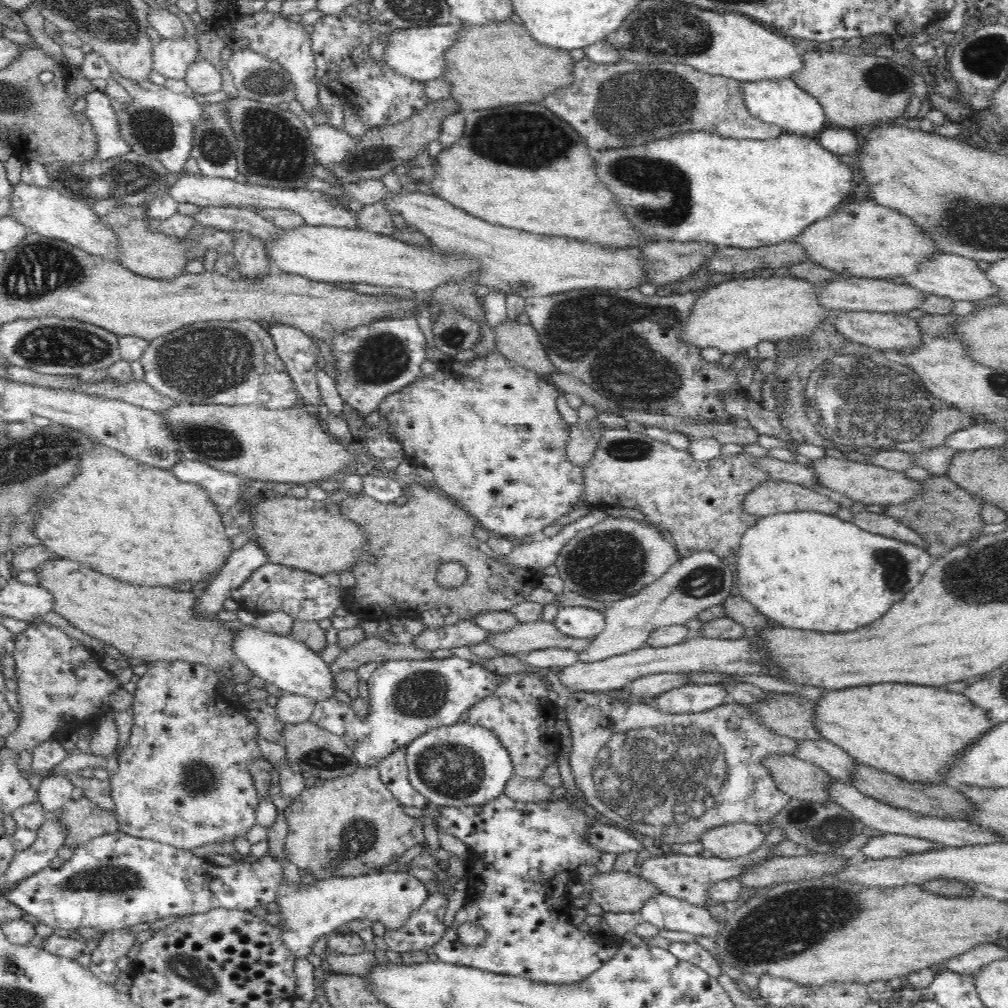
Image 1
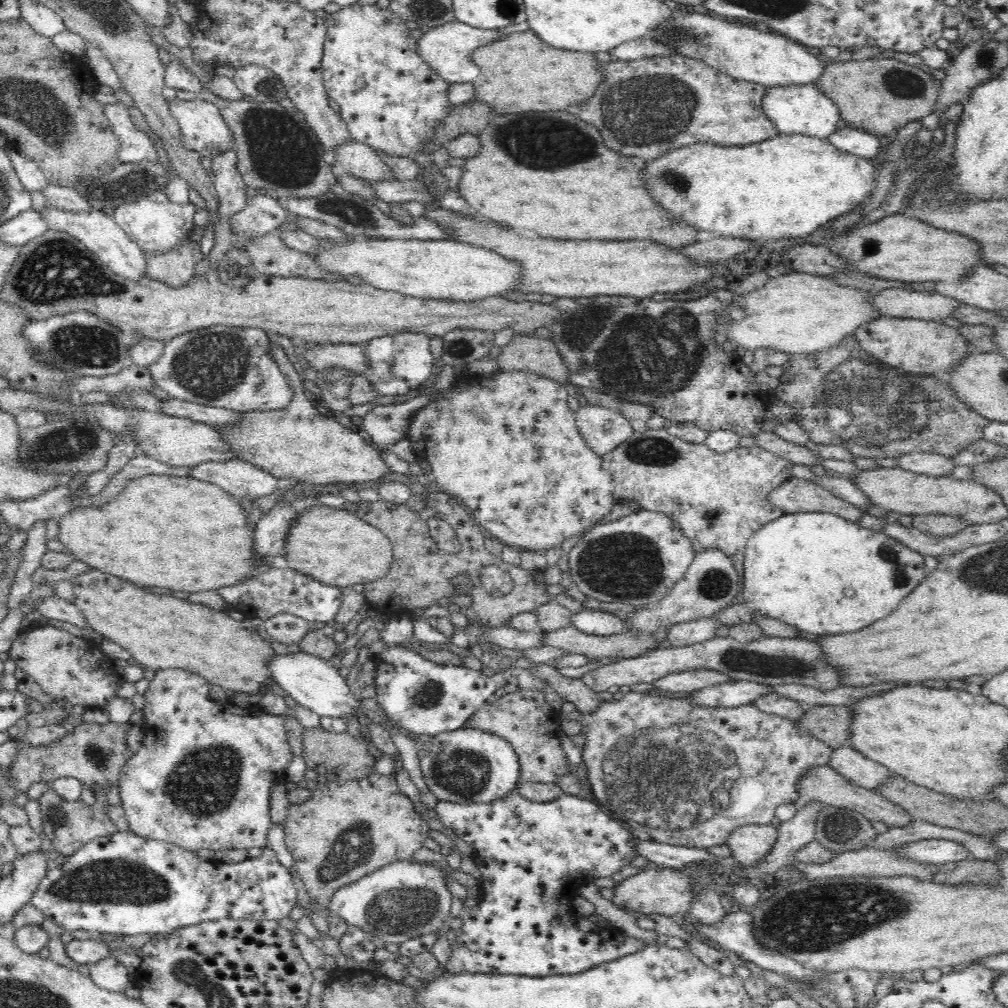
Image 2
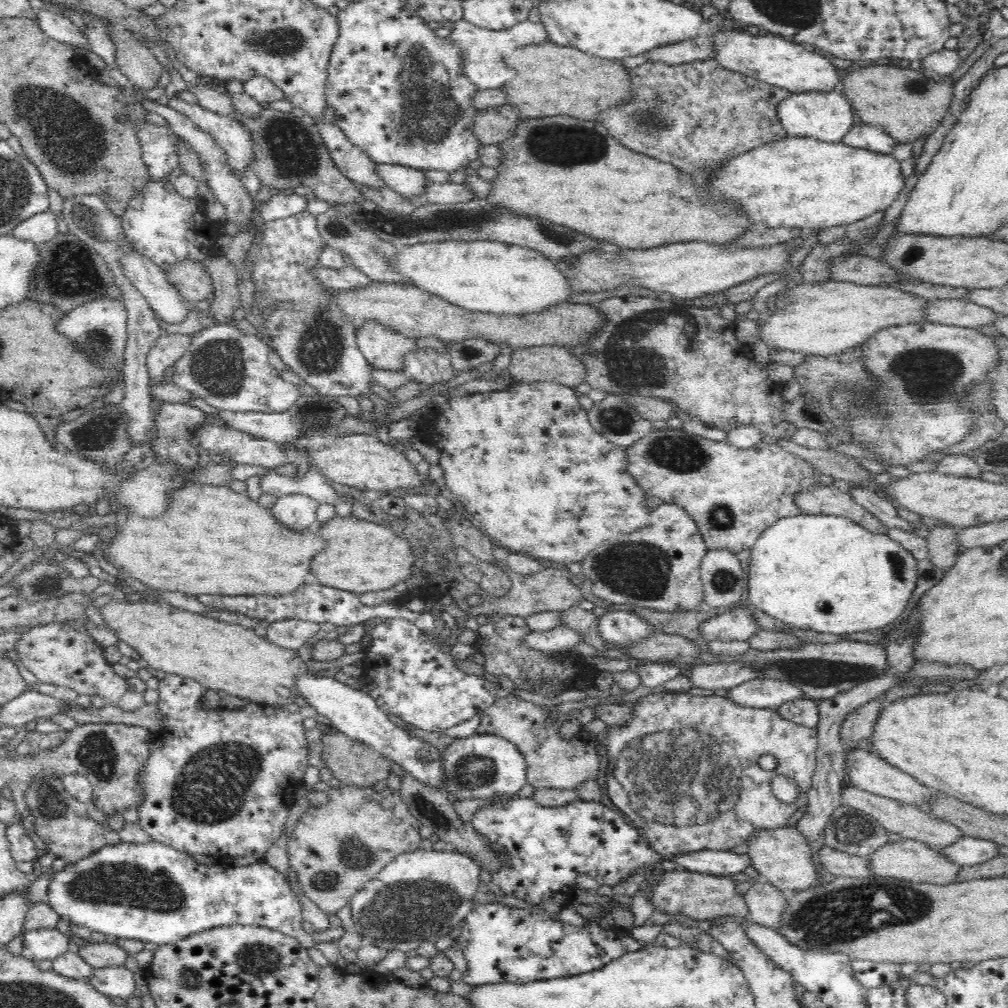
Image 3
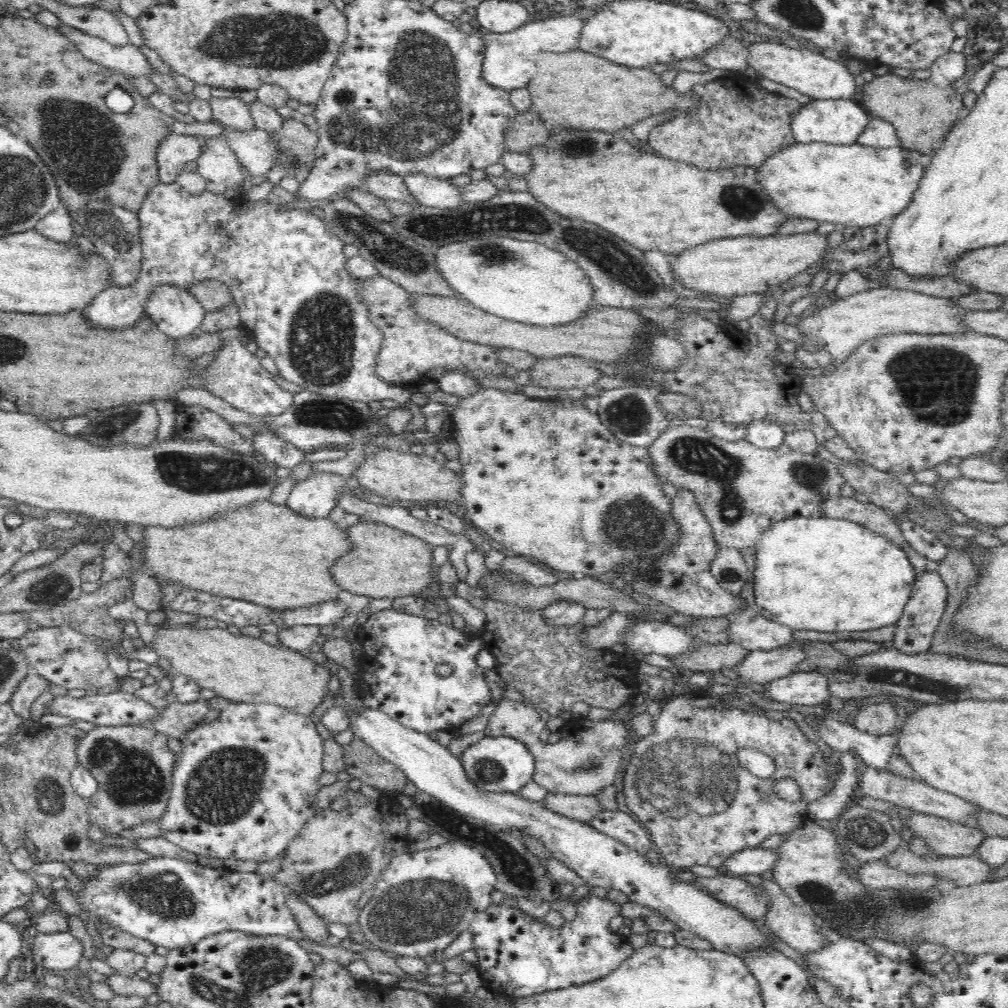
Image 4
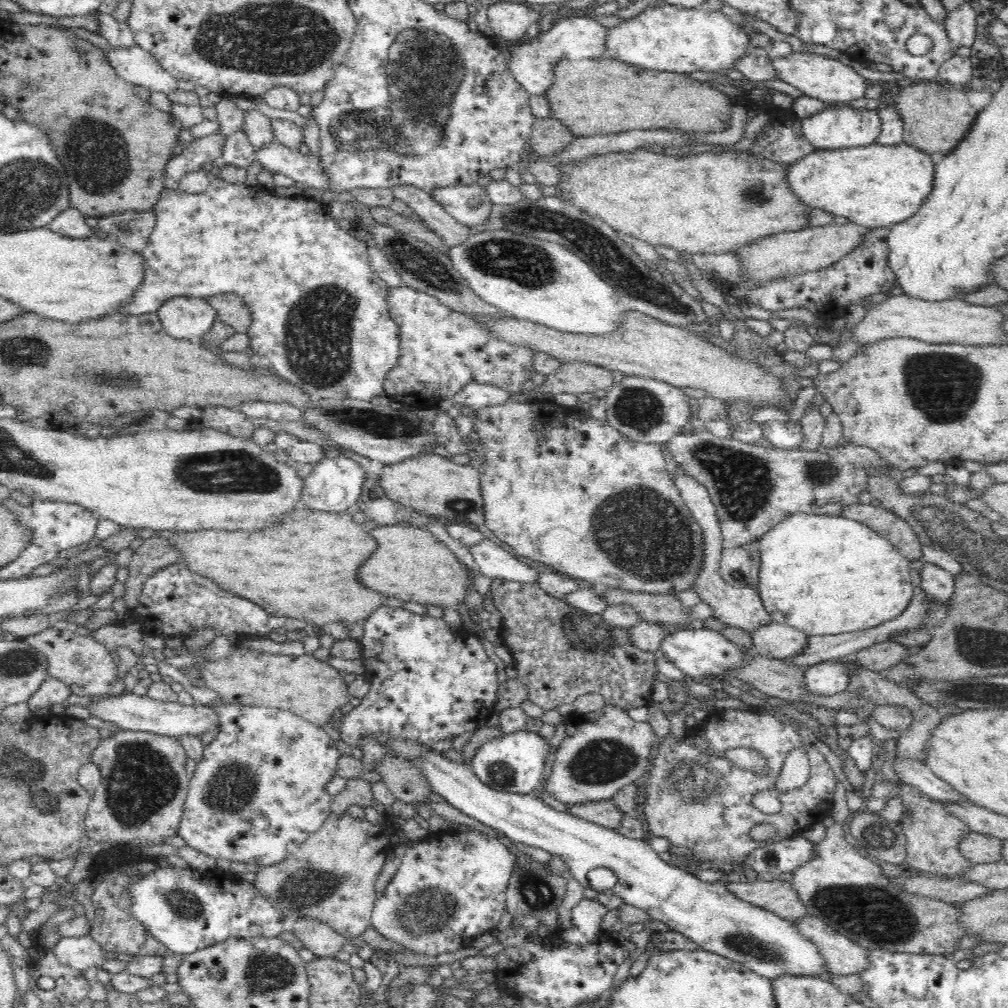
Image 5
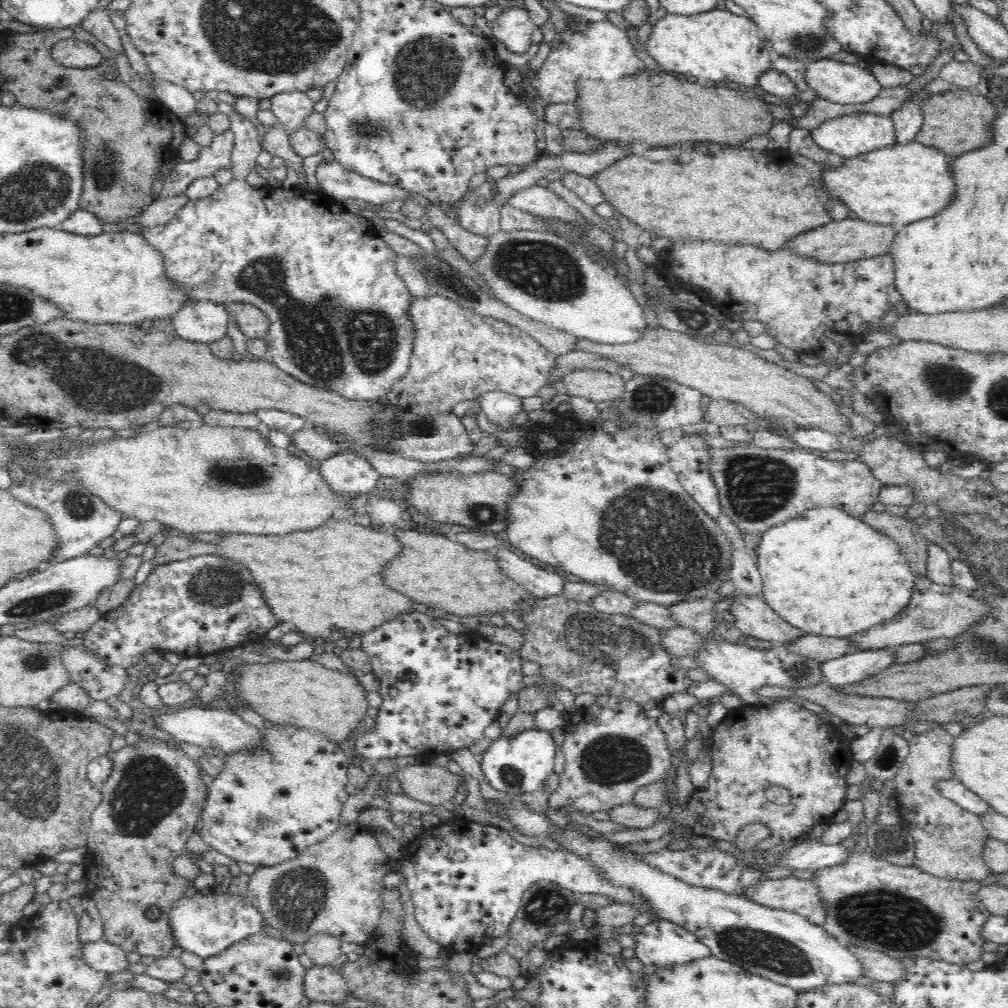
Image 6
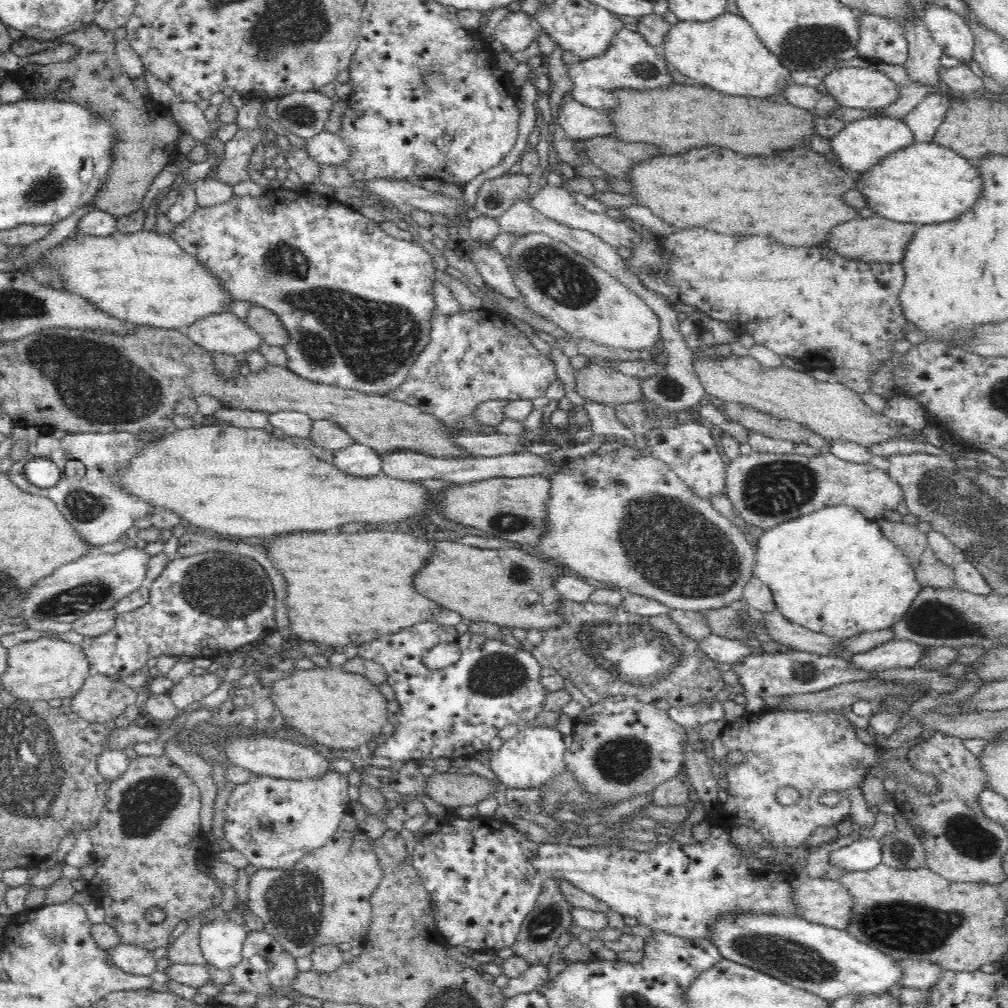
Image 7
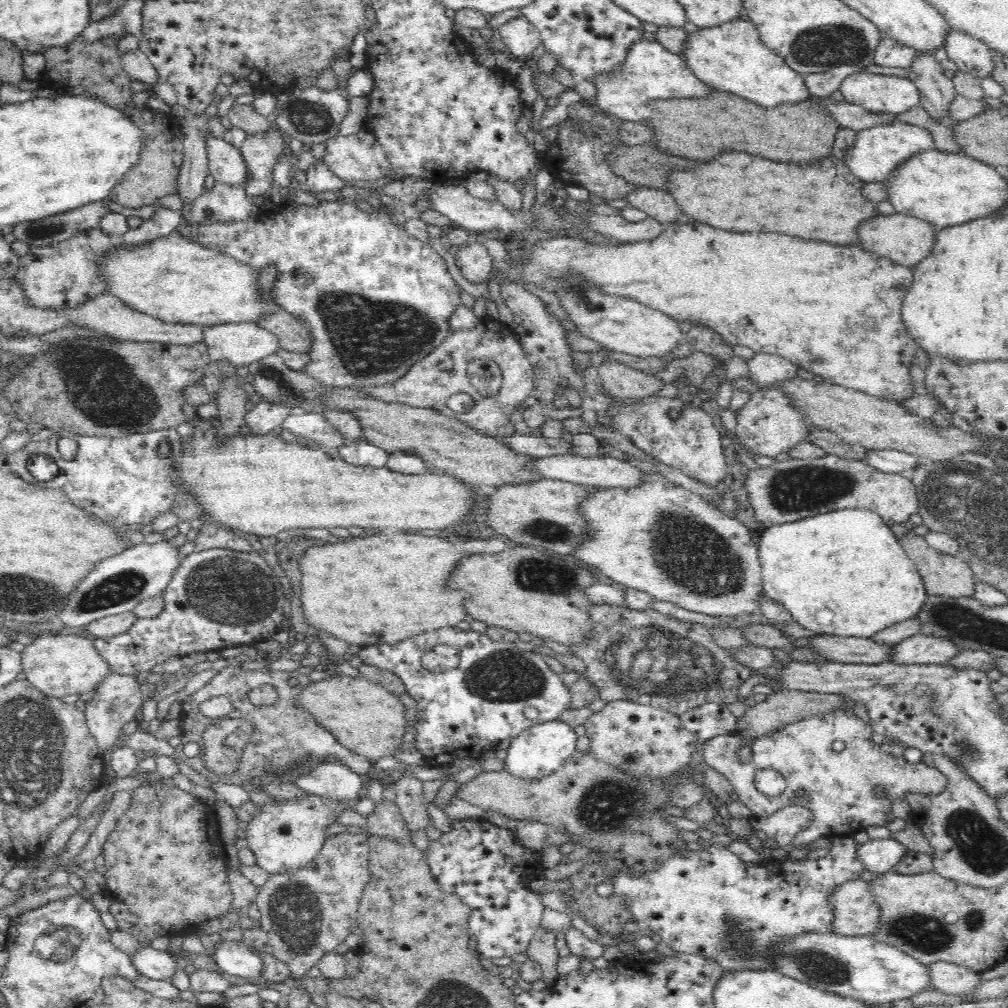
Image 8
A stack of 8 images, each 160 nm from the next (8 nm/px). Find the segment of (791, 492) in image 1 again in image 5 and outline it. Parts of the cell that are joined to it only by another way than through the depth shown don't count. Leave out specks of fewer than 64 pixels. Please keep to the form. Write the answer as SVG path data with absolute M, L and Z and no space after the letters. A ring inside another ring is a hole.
M851 505L842 514L845 518L864 523L886 538L909 561L920 561L923 544L906 520L881 506Z

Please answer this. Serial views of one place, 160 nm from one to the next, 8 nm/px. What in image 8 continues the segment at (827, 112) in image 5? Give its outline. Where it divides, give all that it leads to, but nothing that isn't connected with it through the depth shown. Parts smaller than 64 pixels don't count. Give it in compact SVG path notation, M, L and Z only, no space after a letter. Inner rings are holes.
M903 122L882 124L866 130L860 130L859 140L850 150L844 152L844 163L850 171L864 182L884 182L898 170L900 164L912 156L936 149L935 140L928 129Z

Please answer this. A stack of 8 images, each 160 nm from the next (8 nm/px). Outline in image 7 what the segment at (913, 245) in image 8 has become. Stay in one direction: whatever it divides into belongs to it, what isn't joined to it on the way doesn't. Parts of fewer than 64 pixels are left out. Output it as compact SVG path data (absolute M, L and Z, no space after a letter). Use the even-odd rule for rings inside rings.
M880 214L870 217L856 217L848 222L836 226L832 232L834 240L826 246L834 249L836 253L843 254L846 258L864 259L866 262L894 263L904 260L908 244L914 240L918 231L918 224L912 222L898 222L888 219Z

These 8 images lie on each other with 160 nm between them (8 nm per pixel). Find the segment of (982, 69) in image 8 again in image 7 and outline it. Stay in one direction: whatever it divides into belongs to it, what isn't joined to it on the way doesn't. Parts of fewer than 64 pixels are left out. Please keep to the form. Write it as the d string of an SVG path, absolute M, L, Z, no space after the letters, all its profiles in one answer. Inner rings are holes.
M924 3L927 16L923 22L932 38L943 48L944 54L956 58L963 66L974 62L976 36L966 19L946 8Z

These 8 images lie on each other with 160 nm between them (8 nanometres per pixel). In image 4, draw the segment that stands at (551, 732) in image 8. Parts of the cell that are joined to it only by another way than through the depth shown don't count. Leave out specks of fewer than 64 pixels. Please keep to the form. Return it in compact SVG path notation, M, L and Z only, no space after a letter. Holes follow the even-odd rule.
M486 736L466 748L461 757L468 777L488 791L518 793L522 786L534 778L535 758L522 739Z

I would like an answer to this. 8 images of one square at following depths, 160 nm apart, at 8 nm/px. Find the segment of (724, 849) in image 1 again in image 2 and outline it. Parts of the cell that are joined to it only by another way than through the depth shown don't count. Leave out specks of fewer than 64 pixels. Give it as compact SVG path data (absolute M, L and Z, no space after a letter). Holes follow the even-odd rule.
M752 824L736 828L736 830L730 834L726 846L730 848L732 851L731 856L733 856L734 860L736 860L740 865L758 866L758 864L762 864L764 858L774 850L776 842L778 842L778 829L774 827L774 825Z

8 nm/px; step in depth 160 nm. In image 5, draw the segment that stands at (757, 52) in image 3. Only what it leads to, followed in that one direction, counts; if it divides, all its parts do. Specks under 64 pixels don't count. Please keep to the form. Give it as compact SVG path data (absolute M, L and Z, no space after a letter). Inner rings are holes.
M792 52L787 58L778 58L776 61L772 61L772 64L778 70L783 82L800 89L804 95L816 98L816 100L821 100L824 103L843 104L864 98L866 88L868 88L868 81L855 68L826 58L824 55Z

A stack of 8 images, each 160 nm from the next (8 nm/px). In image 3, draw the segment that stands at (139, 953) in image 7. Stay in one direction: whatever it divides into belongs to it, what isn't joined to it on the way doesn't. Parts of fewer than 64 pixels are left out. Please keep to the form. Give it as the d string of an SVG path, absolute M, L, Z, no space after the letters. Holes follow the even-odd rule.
M56 929L25 931L22 956L32 963L39 960L56 960L70 952L70 940Z

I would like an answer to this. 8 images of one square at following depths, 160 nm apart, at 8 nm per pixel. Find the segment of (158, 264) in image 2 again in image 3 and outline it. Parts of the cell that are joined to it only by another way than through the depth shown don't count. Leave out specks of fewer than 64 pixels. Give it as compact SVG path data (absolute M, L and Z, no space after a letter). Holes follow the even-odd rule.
M186 260L165 272L170 282L180 290L180 293L190 304L210 300L212 294L215 293L215 283L211 274L200 262Z

